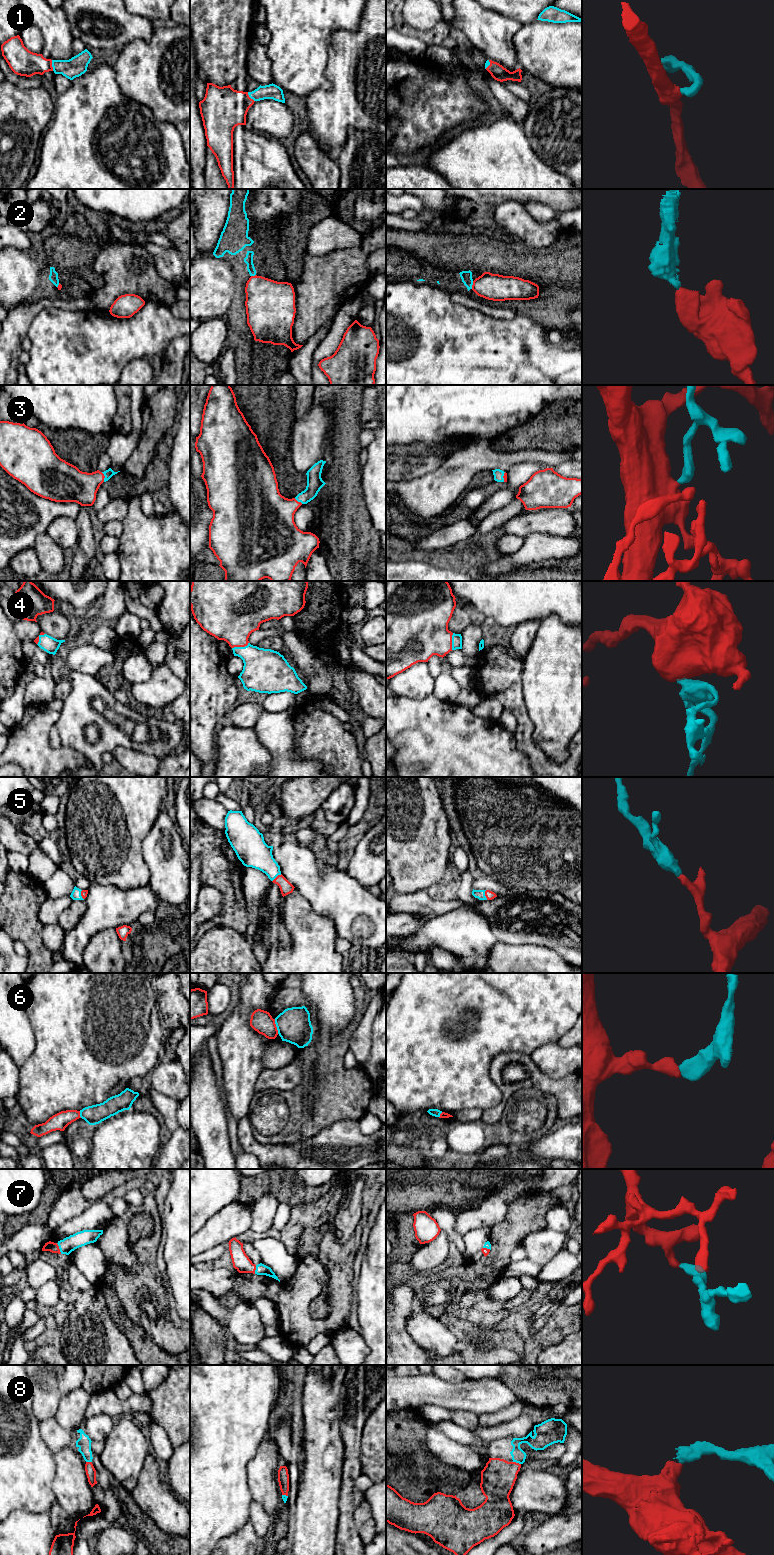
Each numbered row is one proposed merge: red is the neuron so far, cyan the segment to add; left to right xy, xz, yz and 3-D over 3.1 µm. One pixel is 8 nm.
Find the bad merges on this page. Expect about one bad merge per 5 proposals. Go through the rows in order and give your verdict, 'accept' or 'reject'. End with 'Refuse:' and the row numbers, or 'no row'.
1: accept
2: reject
3: accept
4: accept
5: accept
6: reject
7: accept
8: accept
Refuse: 2, 6

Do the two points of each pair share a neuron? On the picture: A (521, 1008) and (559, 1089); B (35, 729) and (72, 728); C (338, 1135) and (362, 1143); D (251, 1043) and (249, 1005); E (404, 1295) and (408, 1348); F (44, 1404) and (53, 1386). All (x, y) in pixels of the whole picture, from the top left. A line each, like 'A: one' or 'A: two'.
A: two
B: two
C: one
D: one
E: one
F: one

